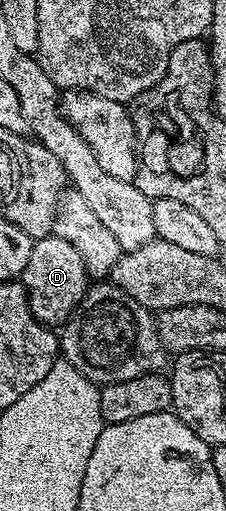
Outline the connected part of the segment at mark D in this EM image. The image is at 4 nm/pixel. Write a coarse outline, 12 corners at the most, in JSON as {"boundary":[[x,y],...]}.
{"boundary":[[53,233],[33,242],[22,282],[31,318],[64,325],[90,276]]}

